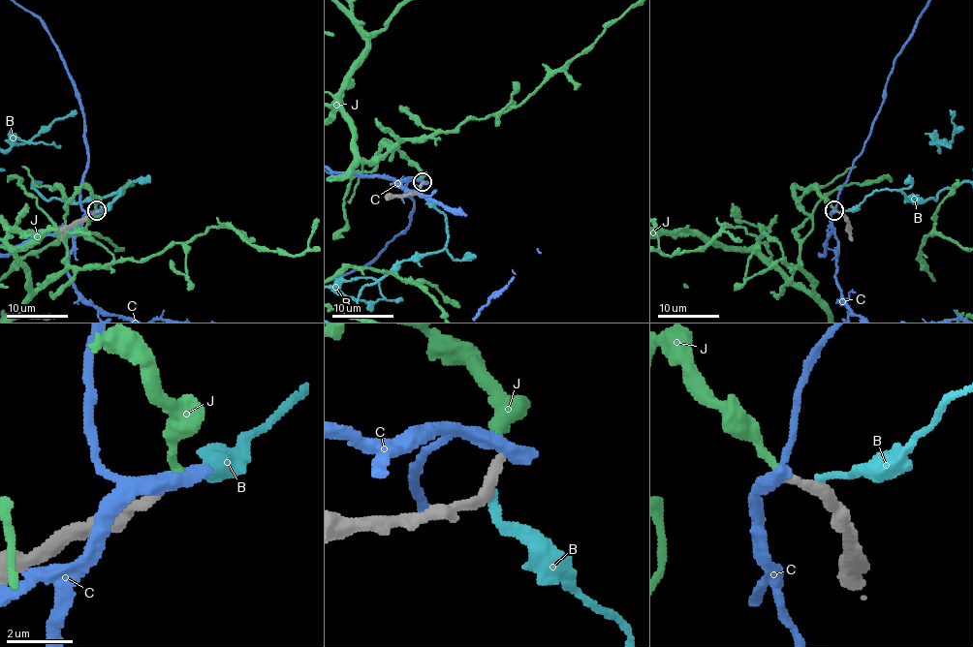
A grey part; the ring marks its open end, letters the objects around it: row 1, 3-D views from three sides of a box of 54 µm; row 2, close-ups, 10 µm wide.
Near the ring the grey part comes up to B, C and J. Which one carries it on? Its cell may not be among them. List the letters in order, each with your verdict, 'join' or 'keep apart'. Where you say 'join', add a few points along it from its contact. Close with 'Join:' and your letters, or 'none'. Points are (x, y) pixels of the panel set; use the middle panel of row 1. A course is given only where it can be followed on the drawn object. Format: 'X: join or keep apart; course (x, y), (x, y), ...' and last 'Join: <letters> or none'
B: keep apart
C: keep apart
J: join
Join: J

